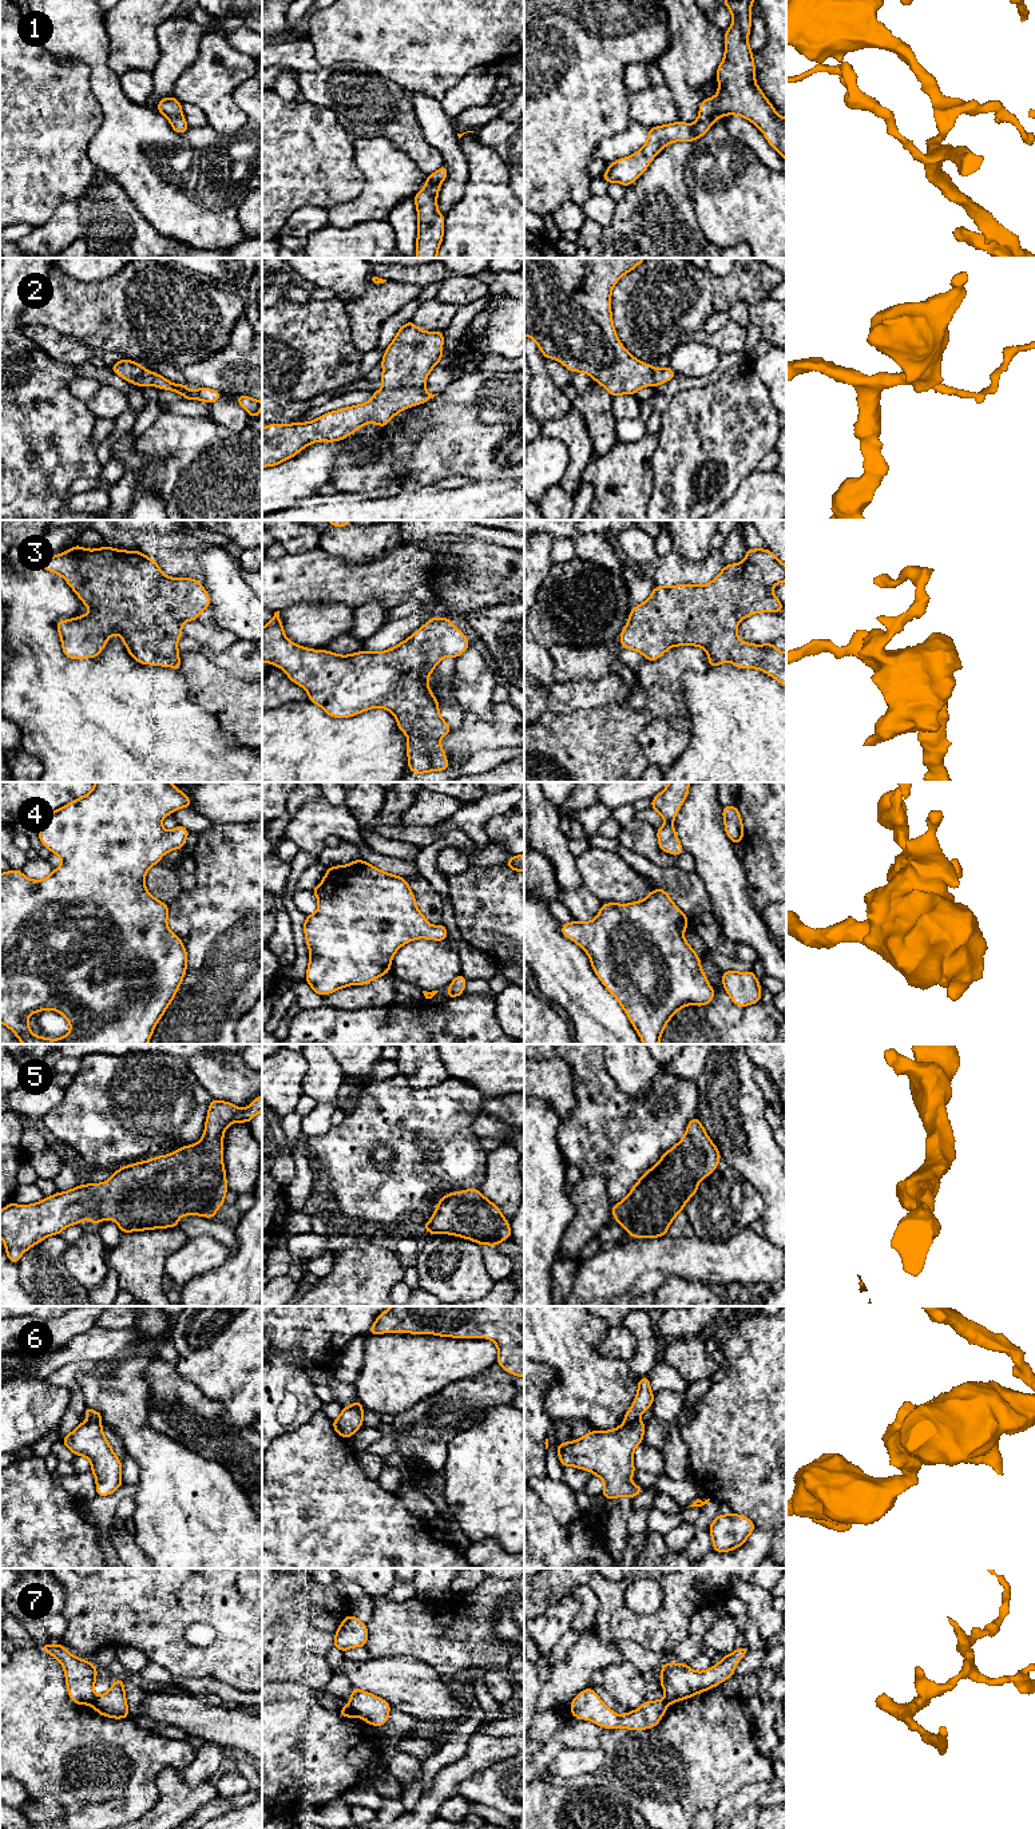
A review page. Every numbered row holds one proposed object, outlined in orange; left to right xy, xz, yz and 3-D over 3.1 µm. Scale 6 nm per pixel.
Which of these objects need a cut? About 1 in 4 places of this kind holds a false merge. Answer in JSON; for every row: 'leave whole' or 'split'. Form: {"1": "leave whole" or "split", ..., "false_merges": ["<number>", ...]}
{"1": "leave whole", "2": "leave whole", "3": "leave whole", "4": "leave whole", "5": "leave whole", "6": "split", "7": "split", "false_merges": ["6", "7"]}

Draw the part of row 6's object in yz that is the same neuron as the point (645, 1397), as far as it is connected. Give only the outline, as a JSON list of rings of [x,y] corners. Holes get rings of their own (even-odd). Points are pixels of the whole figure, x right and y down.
[[[645,1376],[638,1381],[638,1393],[631,1408],[624,1415],[624,1423],[637,1421],[647,1408],[651,1408],[653,1401],[654,1393],[650,1389],[650,1378]]]

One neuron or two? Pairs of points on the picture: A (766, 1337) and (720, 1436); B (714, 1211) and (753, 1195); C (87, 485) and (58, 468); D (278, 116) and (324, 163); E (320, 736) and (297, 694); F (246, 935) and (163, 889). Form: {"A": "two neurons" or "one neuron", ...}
{"A": "one neuron", "B": "one neuron", "C": "two neurons", "D": "one neuron", "E": "two neurons", "F": "two neurons"}

